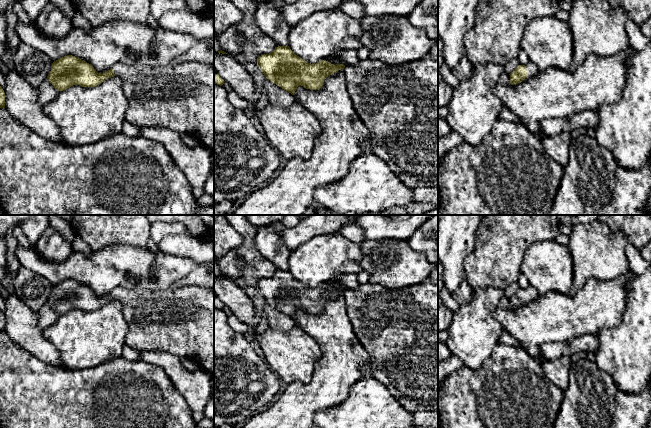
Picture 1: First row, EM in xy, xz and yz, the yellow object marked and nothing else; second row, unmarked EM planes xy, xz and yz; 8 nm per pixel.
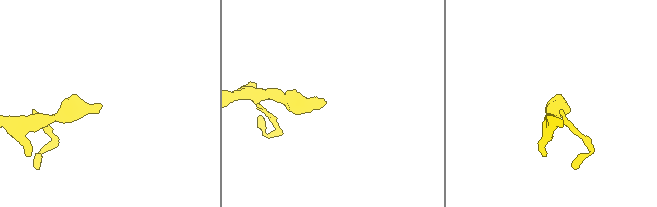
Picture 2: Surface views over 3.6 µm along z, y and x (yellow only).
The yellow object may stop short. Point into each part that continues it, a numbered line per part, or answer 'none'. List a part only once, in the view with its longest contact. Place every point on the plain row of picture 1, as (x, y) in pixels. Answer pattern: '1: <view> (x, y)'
1: yz (532, 294)

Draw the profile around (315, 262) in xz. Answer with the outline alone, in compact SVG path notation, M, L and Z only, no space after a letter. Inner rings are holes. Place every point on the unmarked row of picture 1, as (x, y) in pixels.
M339 232L317 235L291 251L288 270L307 287L316 288L321 284L326 284L337 274L358 274L362 272L363 269L359 265L361 257L361 244L352 242Z

